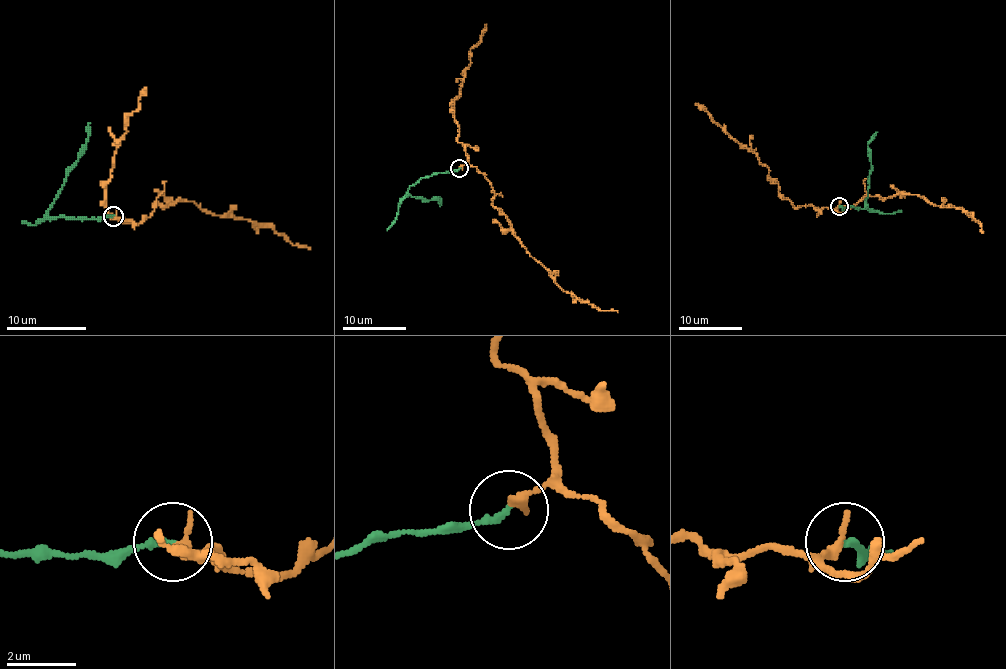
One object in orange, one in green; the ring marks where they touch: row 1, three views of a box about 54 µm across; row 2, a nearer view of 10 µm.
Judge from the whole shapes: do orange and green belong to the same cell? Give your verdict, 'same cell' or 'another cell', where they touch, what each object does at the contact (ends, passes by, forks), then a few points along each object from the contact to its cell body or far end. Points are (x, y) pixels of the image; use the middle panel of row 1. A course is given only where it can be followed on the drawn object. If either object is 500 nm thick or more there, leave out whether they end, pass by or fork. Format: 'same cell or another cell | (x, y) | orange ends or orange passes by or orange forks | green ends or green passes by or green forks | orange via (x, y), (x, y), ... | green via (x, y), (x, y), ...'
another cell | (459, 168) | orange ends | green ends | orange via (461, 168), (472, 165), (481, 173), (512, 234), (565, 291), (617, 312) | green via (459, 168), (421, 178), (408, 192), (424, 200), (438, 197), (440, 206)

